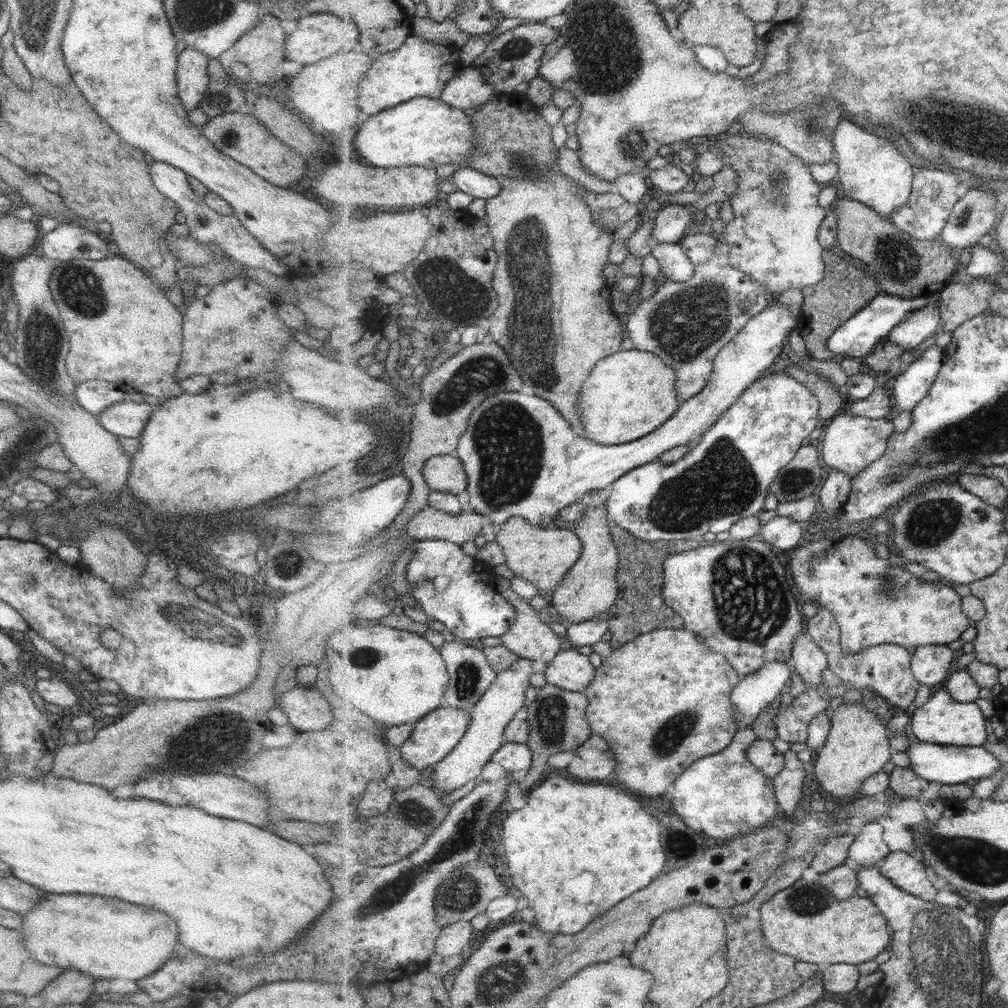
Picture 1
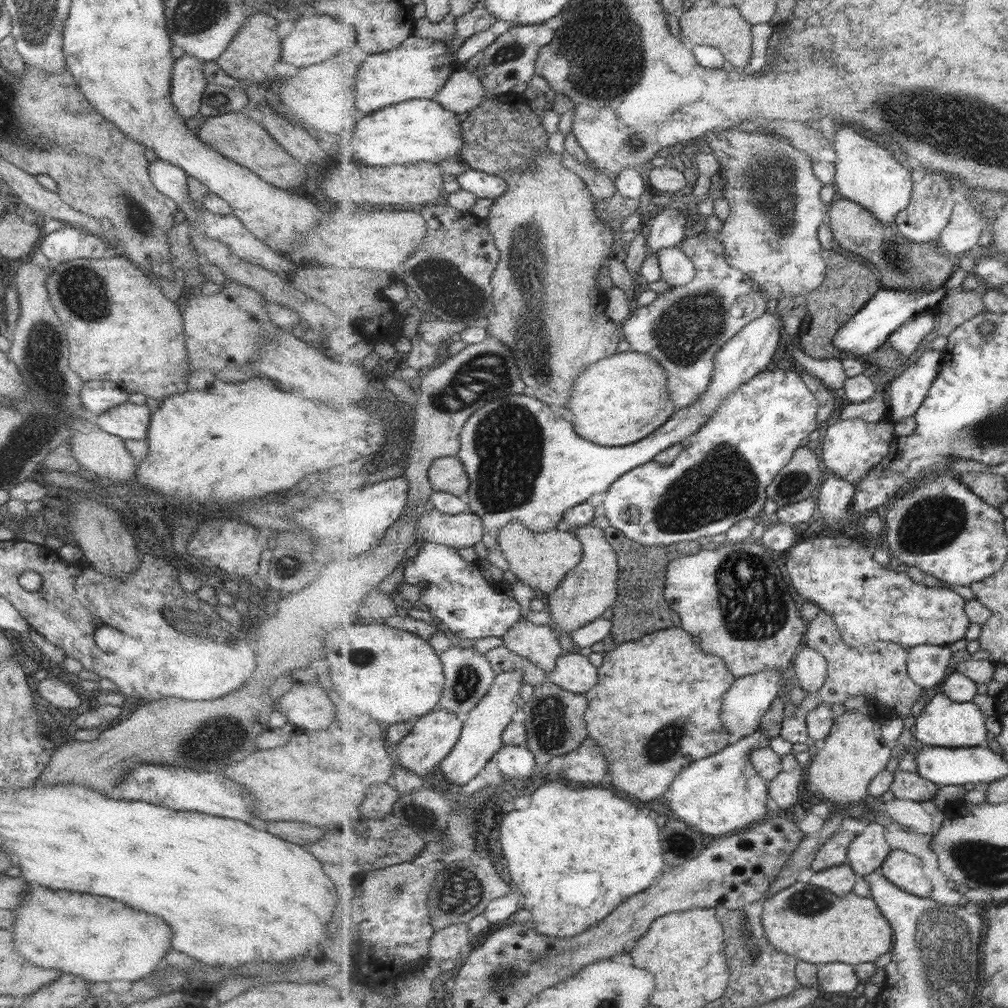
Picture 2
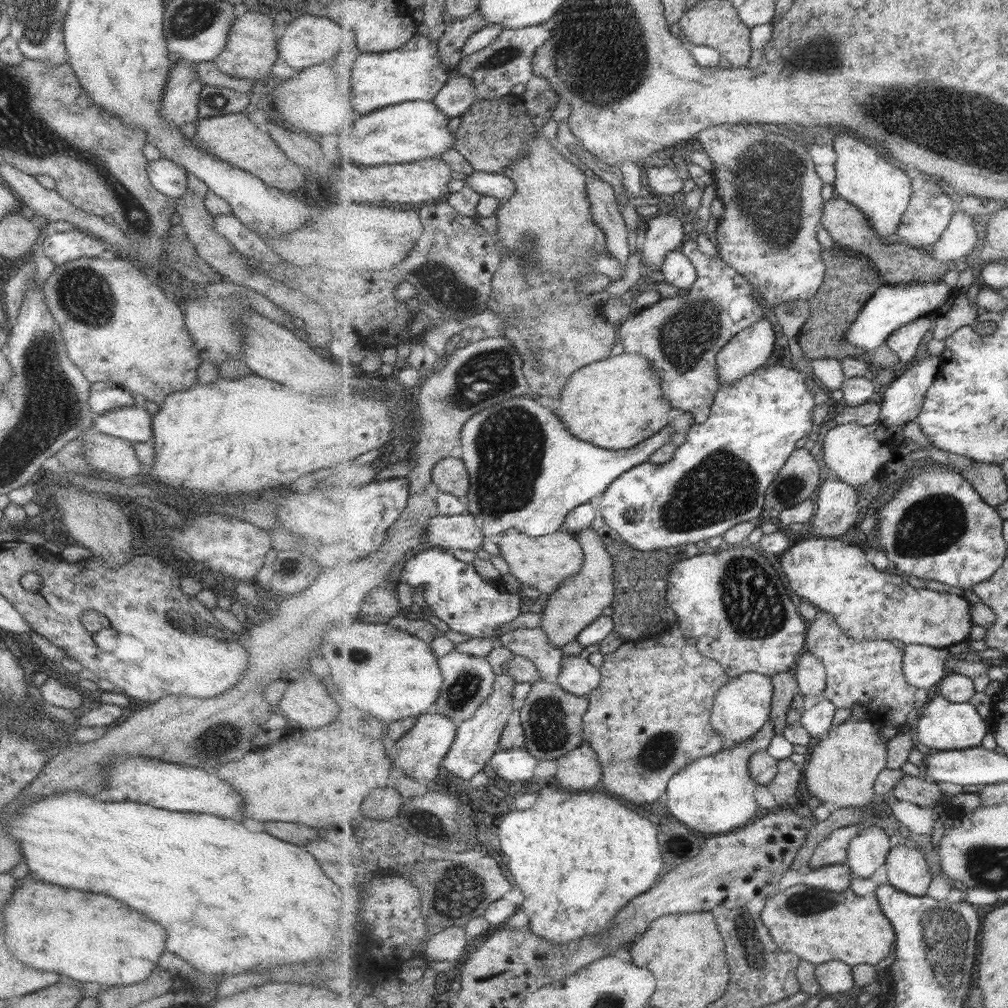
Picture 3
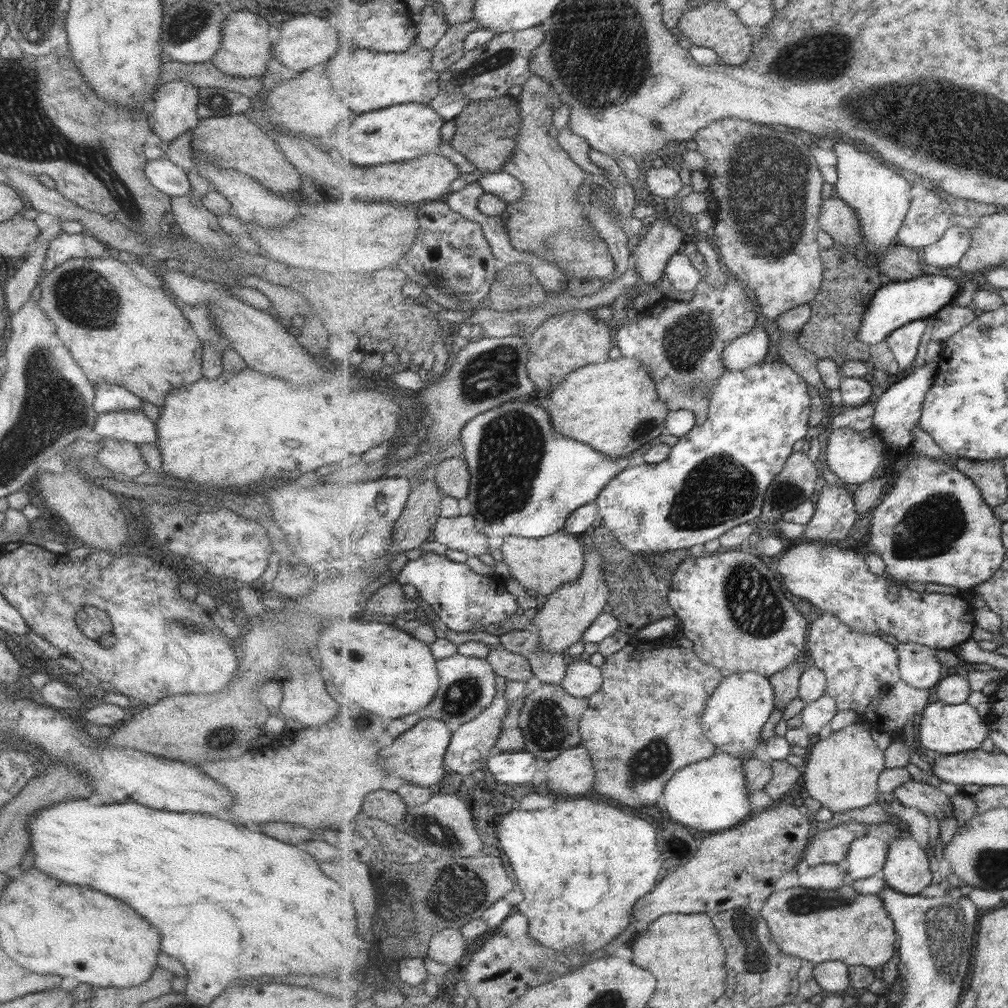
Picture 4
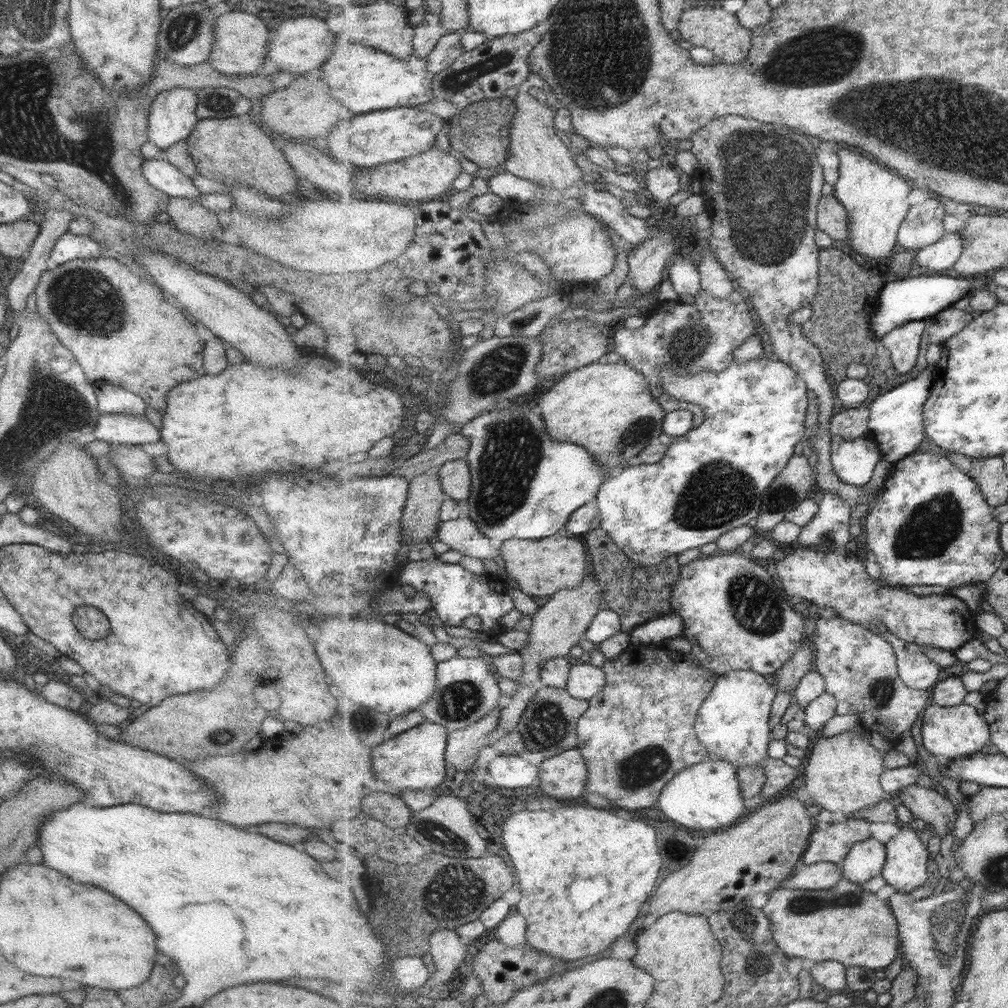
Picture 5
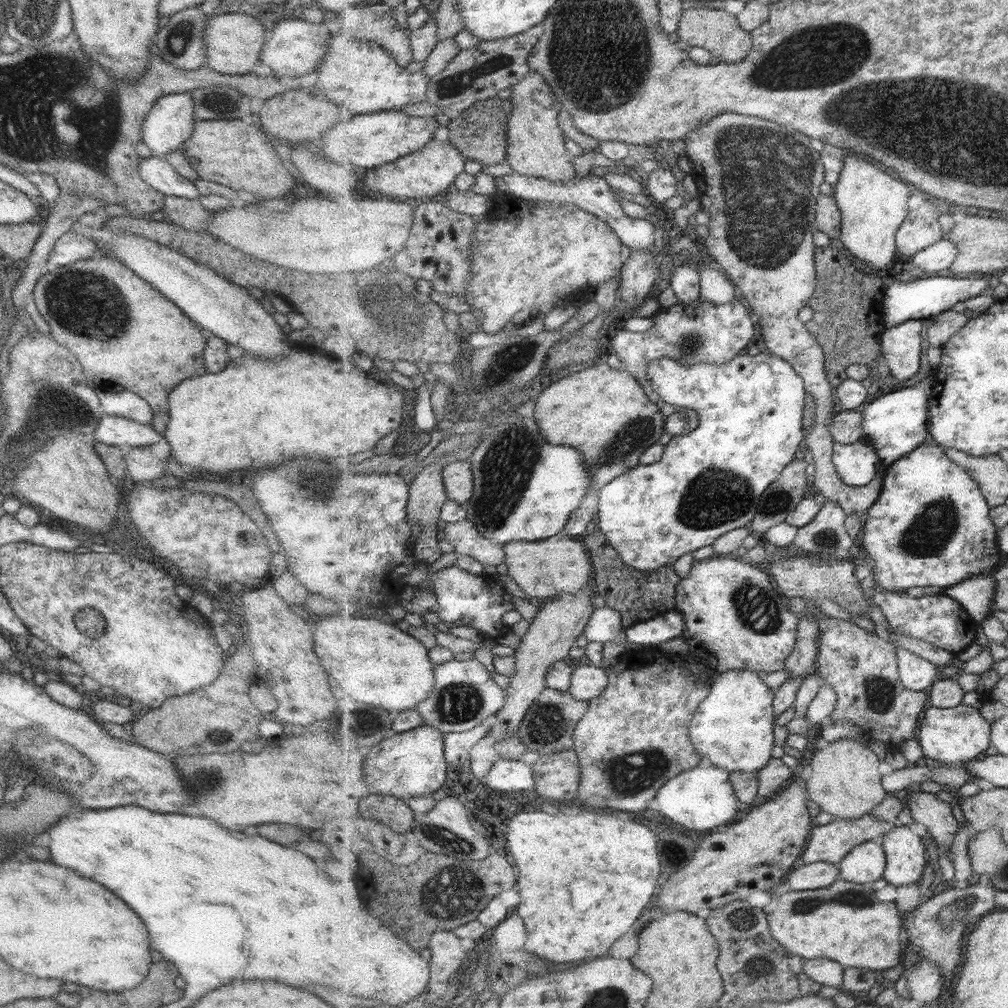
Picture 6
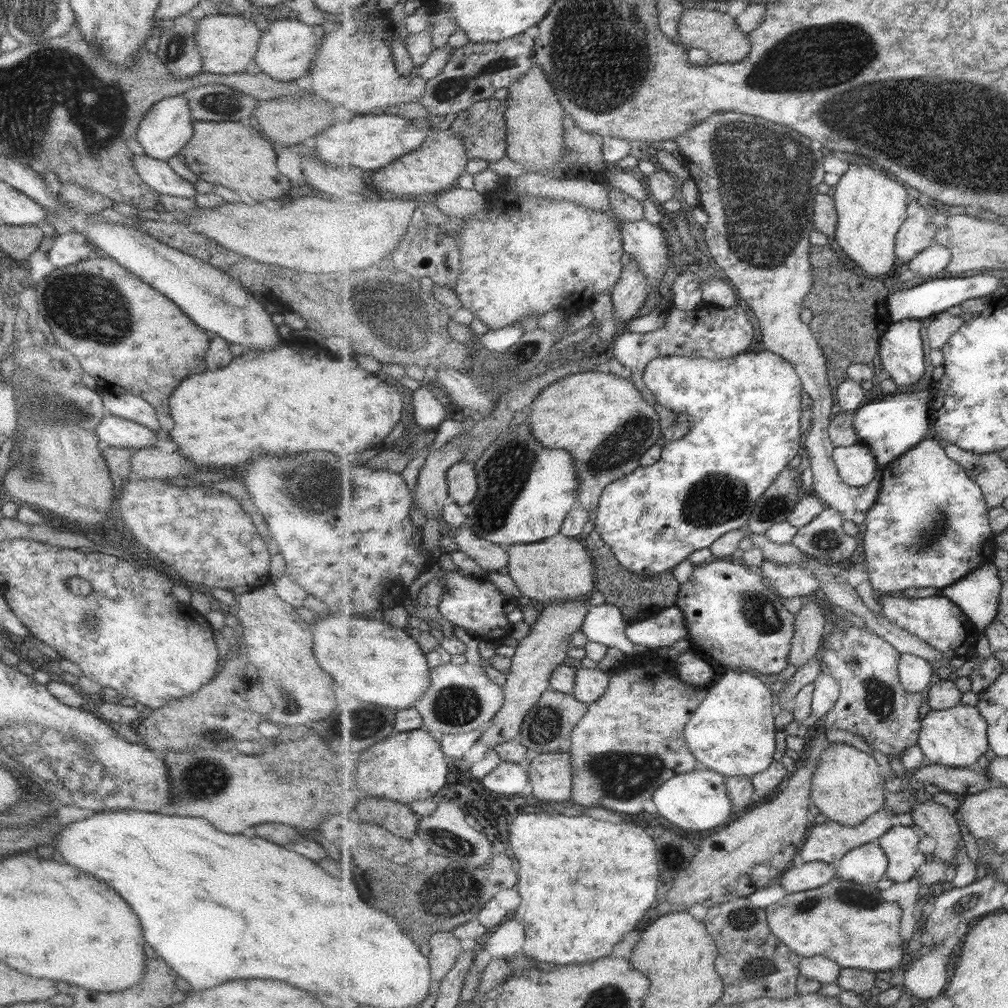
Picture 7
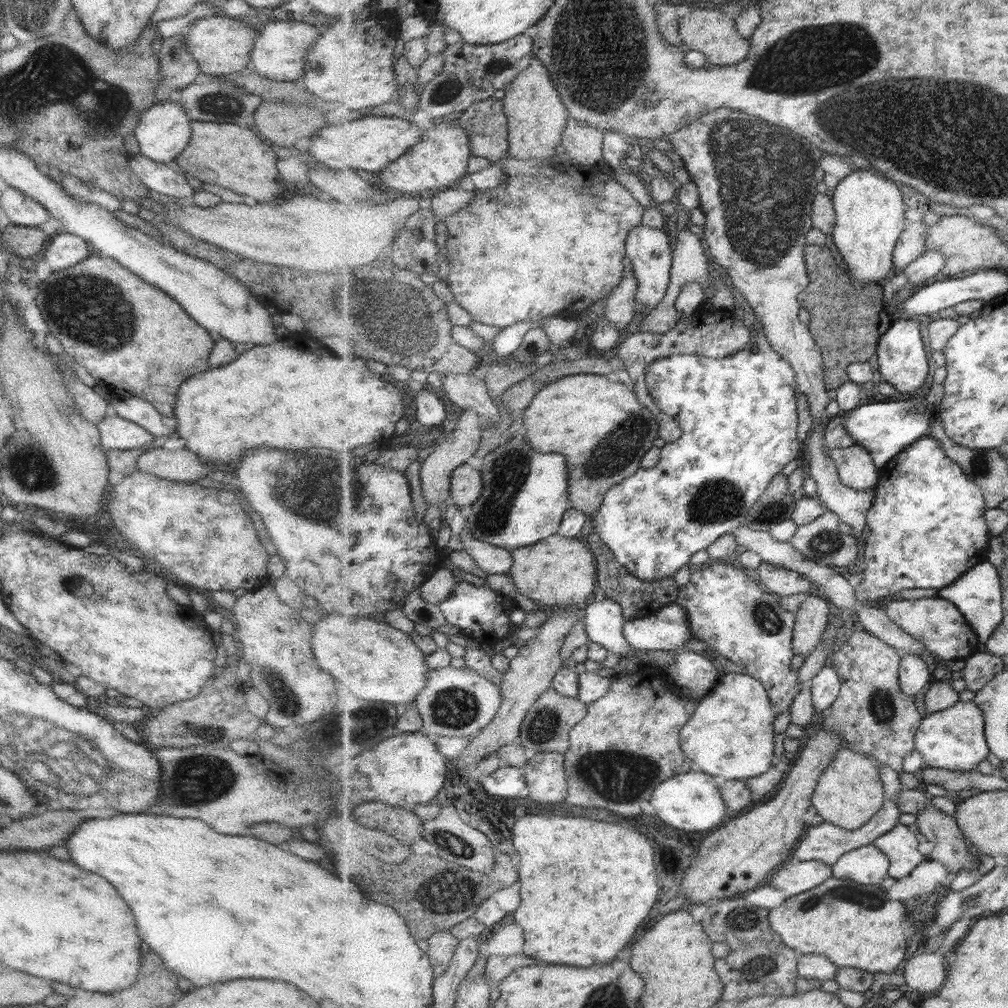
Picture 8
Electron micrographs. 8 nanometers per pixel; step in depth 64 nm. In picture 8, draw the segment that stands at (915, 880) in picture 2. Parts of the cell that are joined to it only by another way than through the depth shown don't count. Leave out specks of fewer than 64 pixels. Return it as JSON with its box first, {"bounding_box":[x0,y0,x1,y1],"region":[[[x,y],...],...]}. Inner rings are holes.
{"bounding_box":[873,824,927,880],"region":[[[898,824],[873,842],[890,858],[891,866],[888,876],[899,880],[911,875],[927,856],[919,852],[919,842],[922,837],[909,830],[909,826]]]}

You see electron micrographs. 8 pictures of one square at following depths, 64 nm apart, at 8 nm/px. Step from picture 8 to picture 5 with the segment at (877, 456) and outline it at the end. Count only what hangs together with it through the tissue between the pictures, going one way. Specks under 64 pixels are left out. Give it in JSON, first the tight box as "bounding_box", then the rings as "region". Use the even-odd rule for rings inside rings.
{"bounding_box":[869,365,936,464],"region":[[[935,365],[927,366],[915,378],[903,382],[883,395],[877,397],[869,406],[869,432],[881,446],[884,459],[894,464],[908,457],[921,447],[925,432],[924,408],[936,381]]]}

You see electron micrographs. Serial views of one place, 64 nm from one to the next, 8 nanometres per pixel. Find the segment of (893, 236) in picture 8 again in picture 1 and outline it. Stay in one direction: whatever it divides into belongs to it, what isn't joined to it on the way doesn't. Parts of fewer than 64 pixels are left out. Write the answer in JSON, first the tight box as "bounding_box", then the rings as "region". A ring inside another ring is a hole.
{"bounding_box":[832,116,916,219],"region":[[[841,116],[832,144],[839,166],[836,181],[840,183],[842,197],[864,203],[887,219],[909,201],[916,175],[913,166],[891,142],[869,134],[853,120]]]}

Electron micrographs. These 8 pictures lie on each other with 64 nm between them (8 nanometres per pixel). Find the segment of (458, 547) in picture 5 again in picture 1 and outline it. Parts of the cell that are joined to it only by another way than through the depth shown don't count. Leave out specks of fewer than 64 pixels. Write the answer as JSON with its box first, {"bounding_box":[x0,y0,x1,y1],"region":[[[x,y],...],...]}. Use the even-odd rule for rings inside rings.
{"bounding_box":[406,506,489,546],"region":[[[427,506],[409,520],[406,532],[419,541],[445,540],[463,546],[477,540],[489,521],[487,516],[470,510],[453,515]]]}

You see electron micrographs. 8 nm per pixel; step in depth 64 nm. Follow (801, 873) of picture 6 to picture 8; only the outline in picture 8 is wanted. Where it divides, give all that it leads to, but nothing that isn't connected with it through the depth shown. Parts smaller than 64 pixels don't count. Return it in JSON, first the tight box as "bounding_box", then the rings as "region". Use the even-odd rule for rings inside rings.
{"bounding_box":[770,861,834,898],"region":[[[791,861],[783,864],[770,885],[786,892],[786,898],[820,887],[834,876],[833,866],[819,861]]]}

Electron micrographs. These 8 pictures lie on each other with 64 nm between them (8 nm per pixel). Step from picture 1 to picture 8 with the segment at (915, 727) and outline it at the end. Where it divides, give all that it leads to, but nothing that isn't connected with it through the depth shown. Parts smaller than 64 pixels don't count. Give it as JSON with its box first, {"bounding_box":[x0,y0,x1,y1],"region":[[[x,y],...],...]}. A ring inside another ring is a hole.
{"bounding_box":[916,700,991,772],"region":[[[973,700],[958,702],[947,710],[925,715],[917,731],[916,751],[923,757],[925,769],[935,768],[951,772],[976,771],[977,766],[991,754],[986,736],[986,718]]]}

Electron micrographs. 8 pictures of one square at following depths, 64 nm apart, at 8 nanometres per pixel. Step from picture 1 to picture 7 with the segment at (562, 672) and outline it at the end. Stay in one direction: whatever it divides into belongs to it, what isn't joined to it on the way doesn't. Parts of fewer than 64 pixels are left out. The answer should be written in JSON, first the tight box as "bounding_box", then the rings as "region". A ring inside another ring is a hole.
{"bounding_box":[575,667,611,705],"region":[[[581,667],[577,672],[575,698],[590,705],[597,702],[610,689],[611,672],[605,672],[599,668]]]}

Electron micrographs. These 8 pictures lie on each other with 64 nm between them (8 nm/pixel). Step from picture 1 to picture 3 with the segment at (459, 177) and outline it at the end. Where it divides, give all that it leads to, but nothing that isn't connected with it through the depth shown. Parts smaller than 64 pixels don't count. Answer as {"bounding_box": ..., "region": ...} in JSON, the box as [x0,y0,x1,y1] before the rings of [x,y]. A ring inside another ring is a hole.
{"bounding_box":[465,171,515,200],"region":[[[475,171],[467,176],[465,185],[471,185],[483,197],[493,197],[498,200],[511,199],[515,194],[515,182],[502,174],[490,174]]]}

